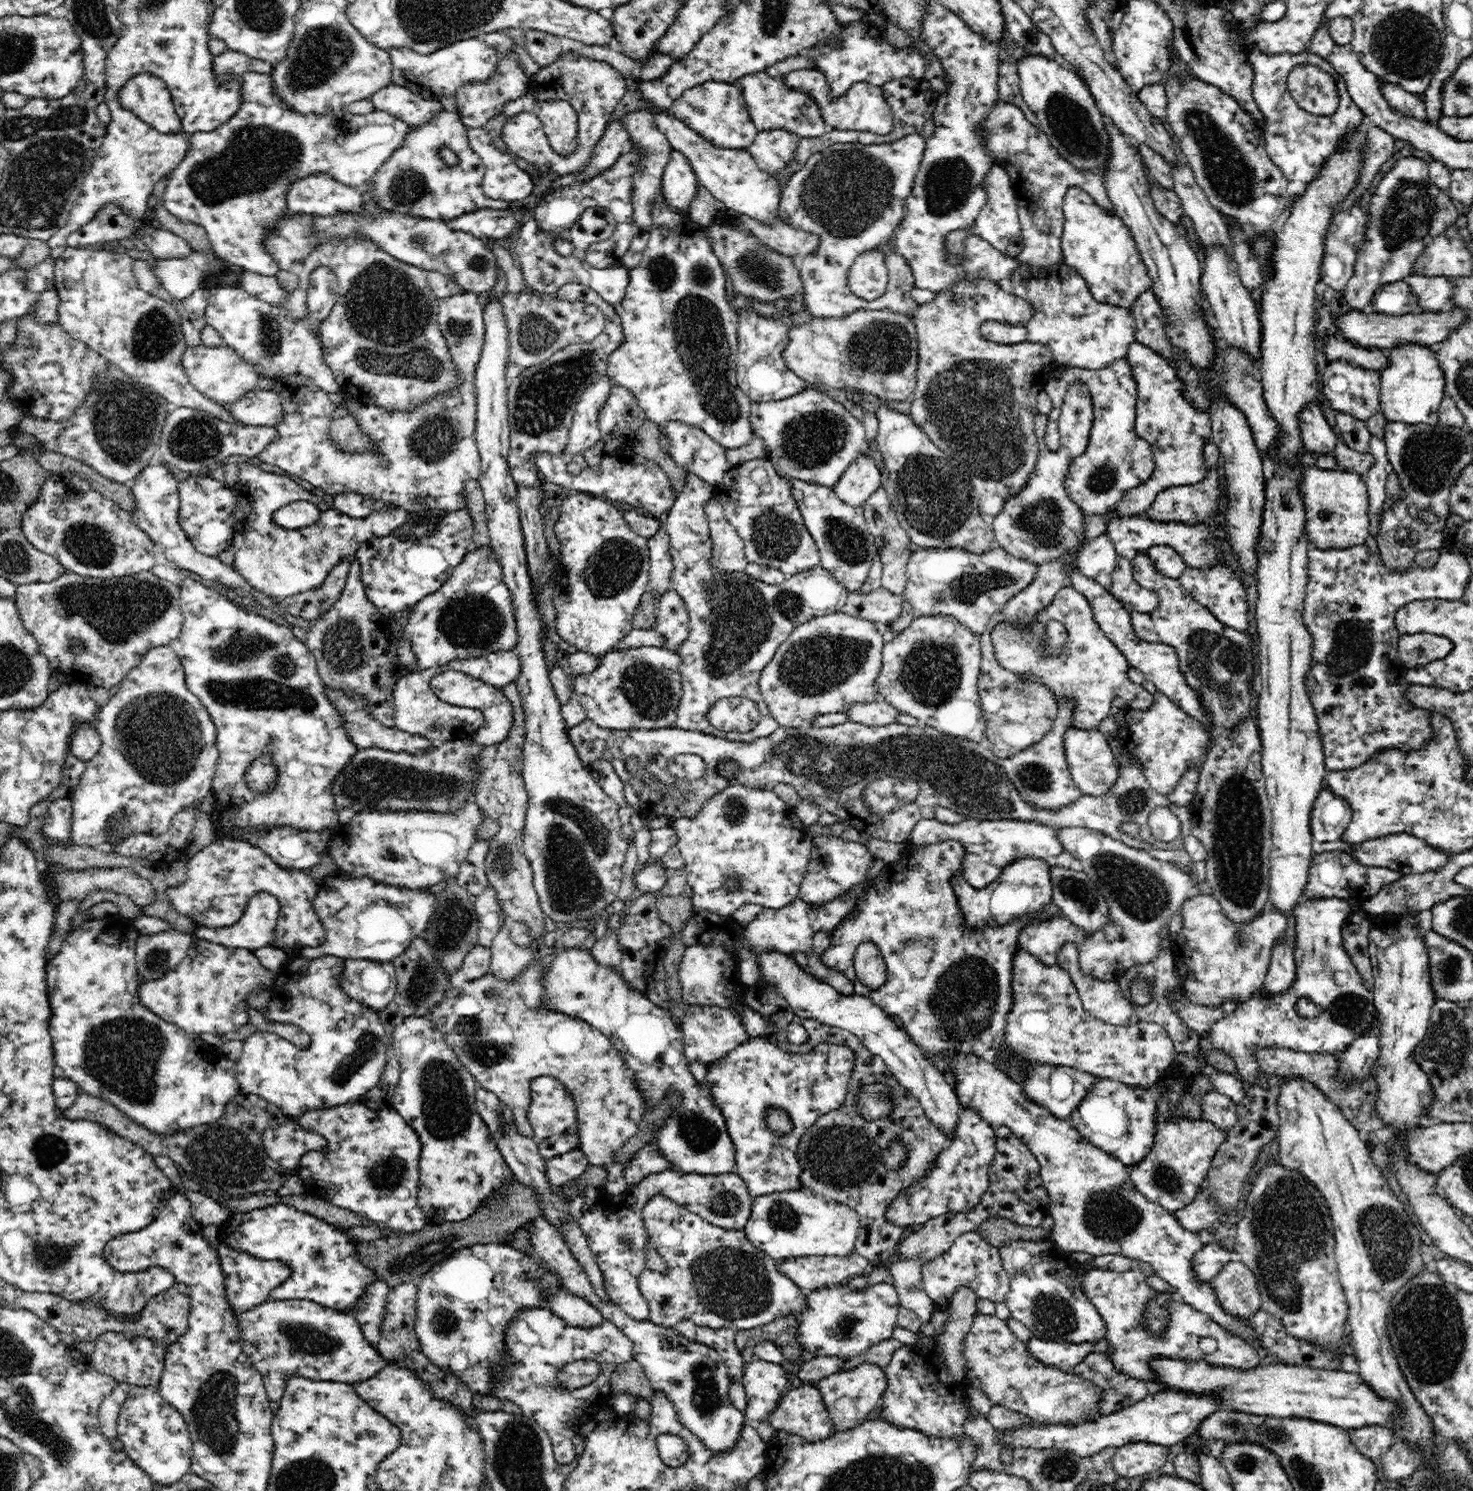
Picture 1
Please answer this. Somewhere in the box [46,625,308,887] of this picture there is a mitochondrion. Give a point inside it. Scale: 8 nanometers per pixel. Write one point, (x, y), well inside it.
(161, 738)

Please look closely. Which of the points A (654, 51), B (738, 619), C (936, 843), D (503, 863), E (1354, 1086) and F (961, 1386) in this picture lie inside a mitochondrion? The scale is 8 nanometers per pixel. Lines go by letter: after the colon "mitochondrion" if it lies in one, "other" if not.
A: other
B: mitochondrion
C: other
D: mitochondrion
E: mitochondrion
F: other

